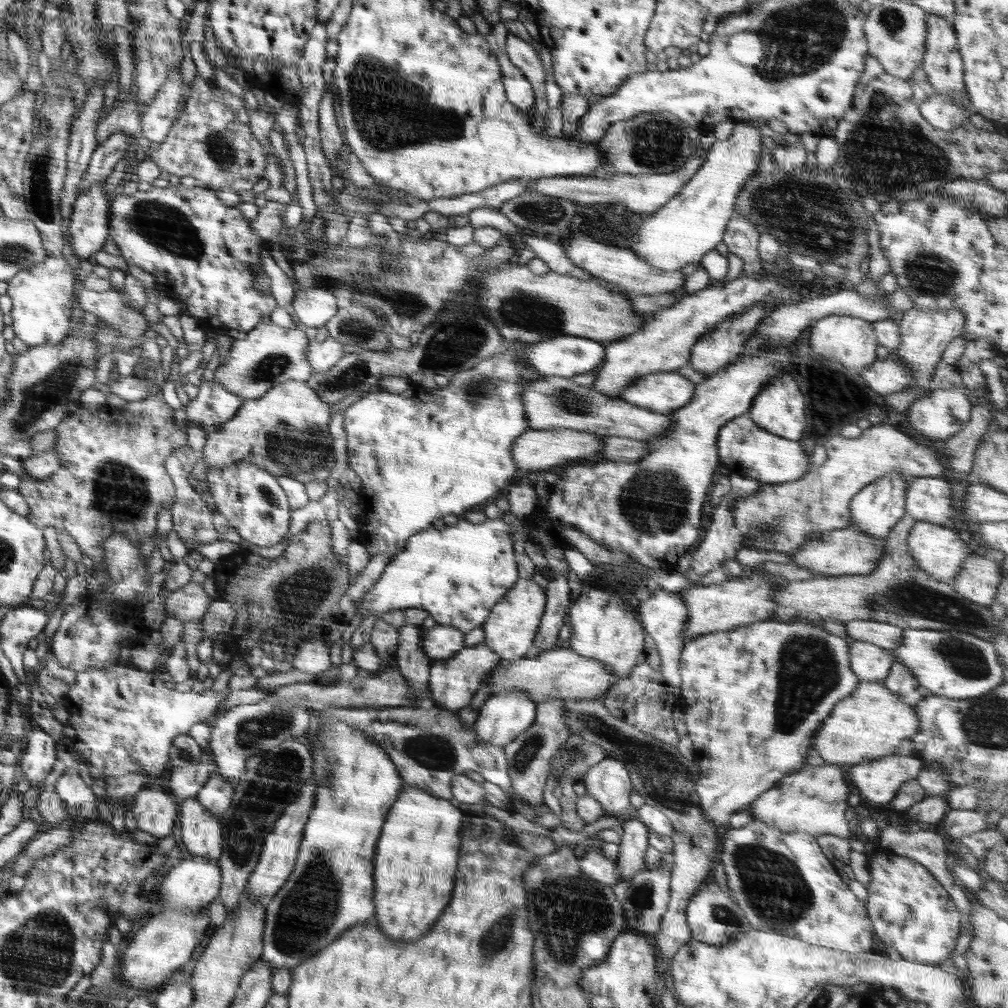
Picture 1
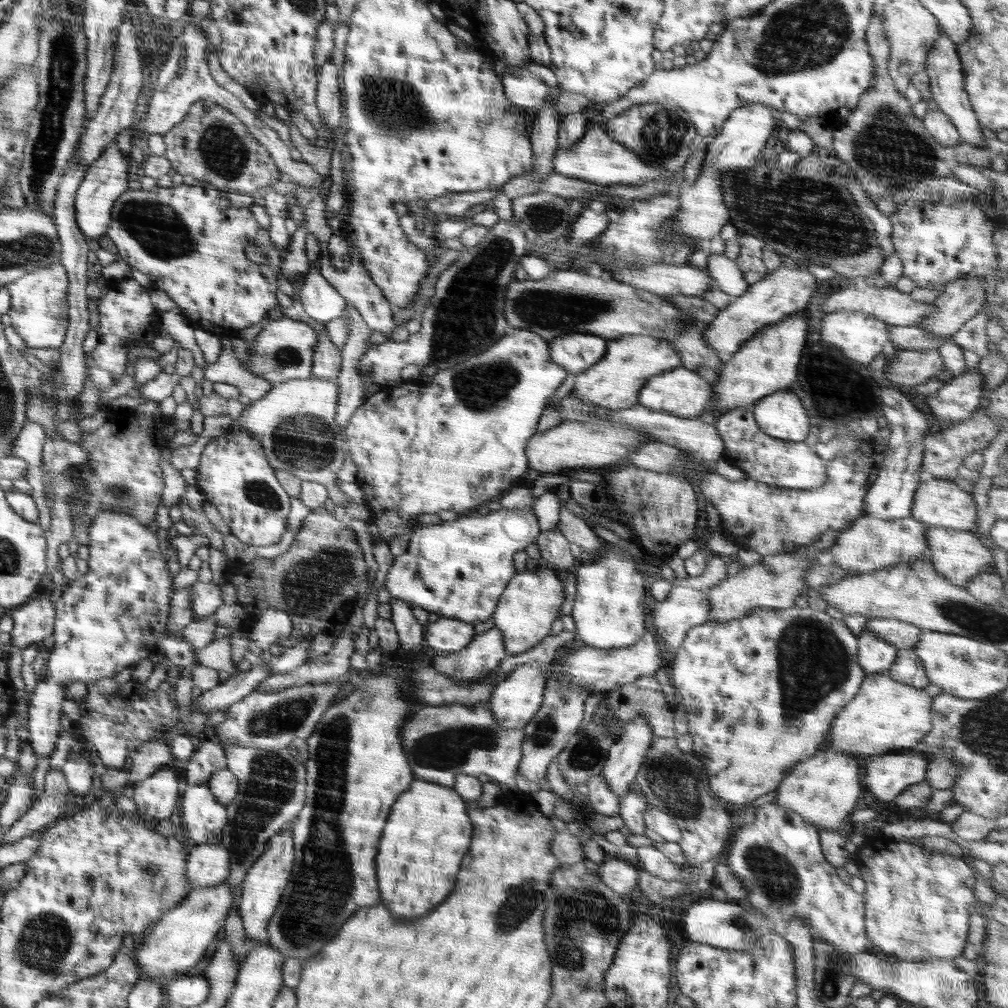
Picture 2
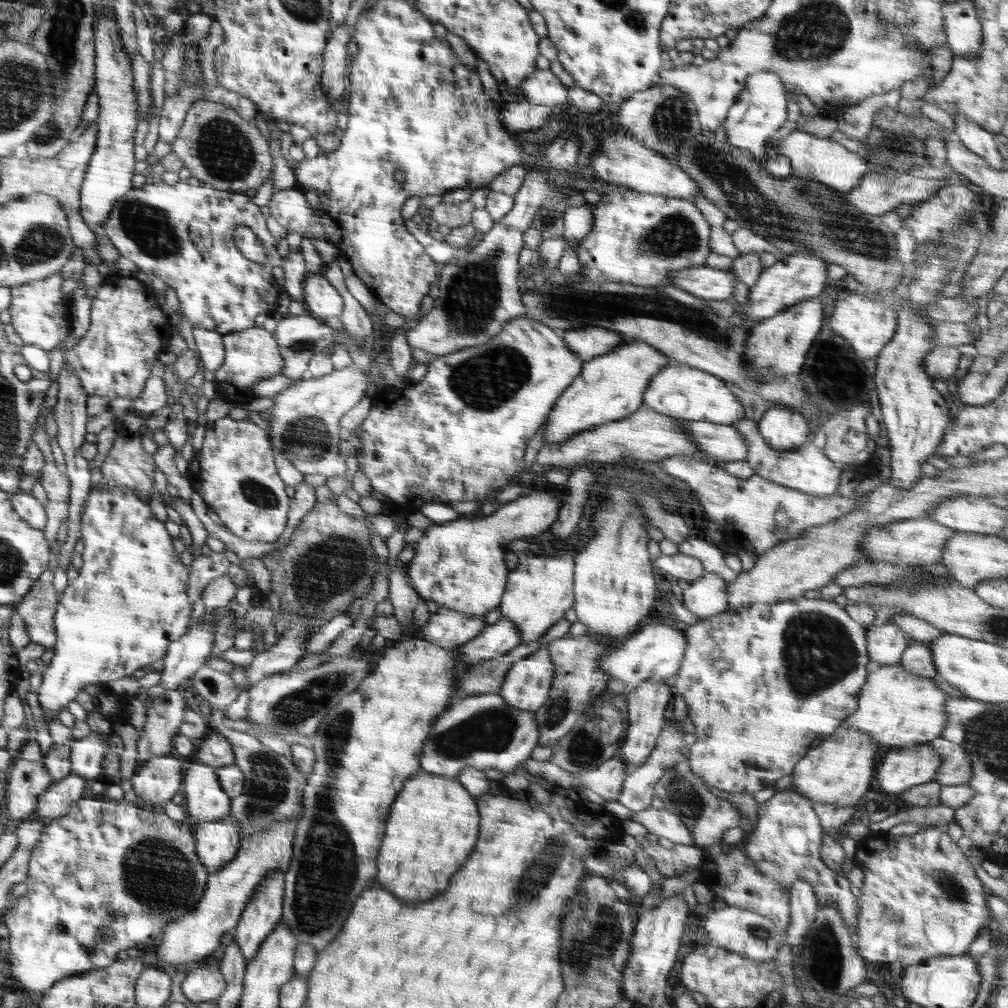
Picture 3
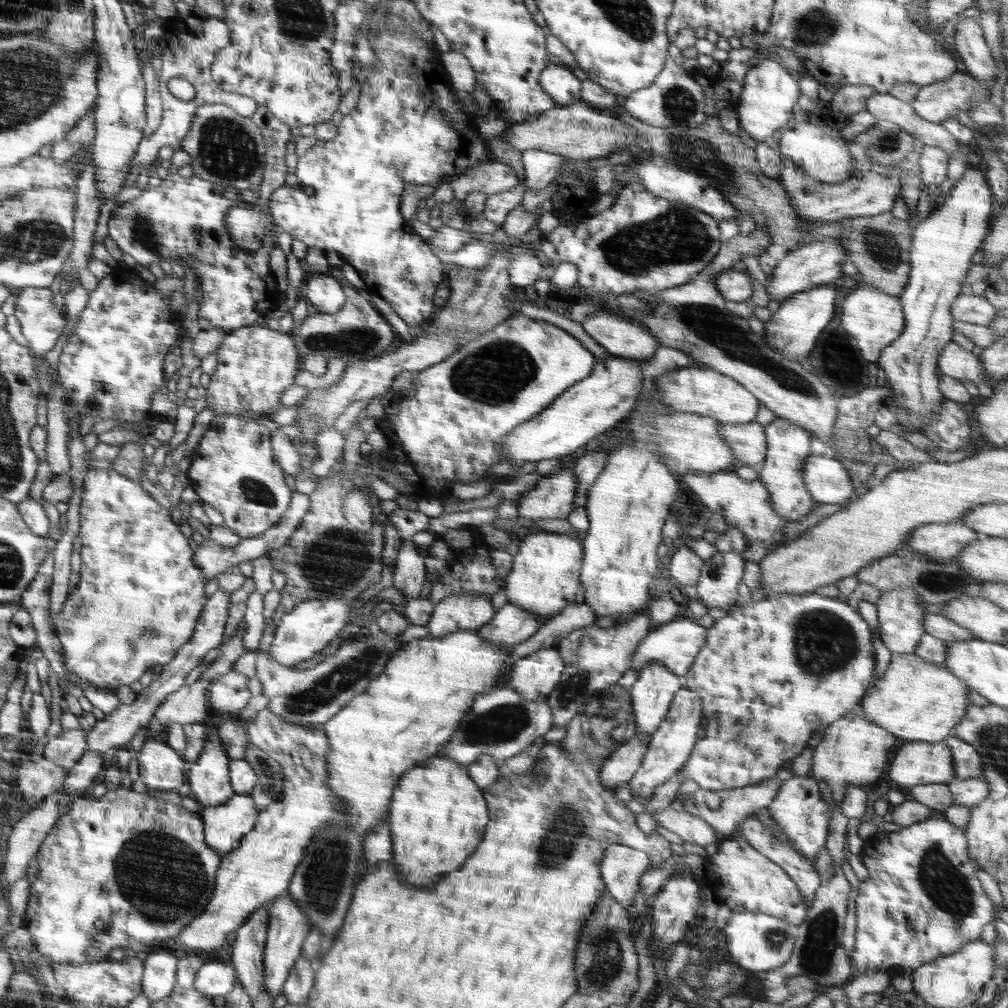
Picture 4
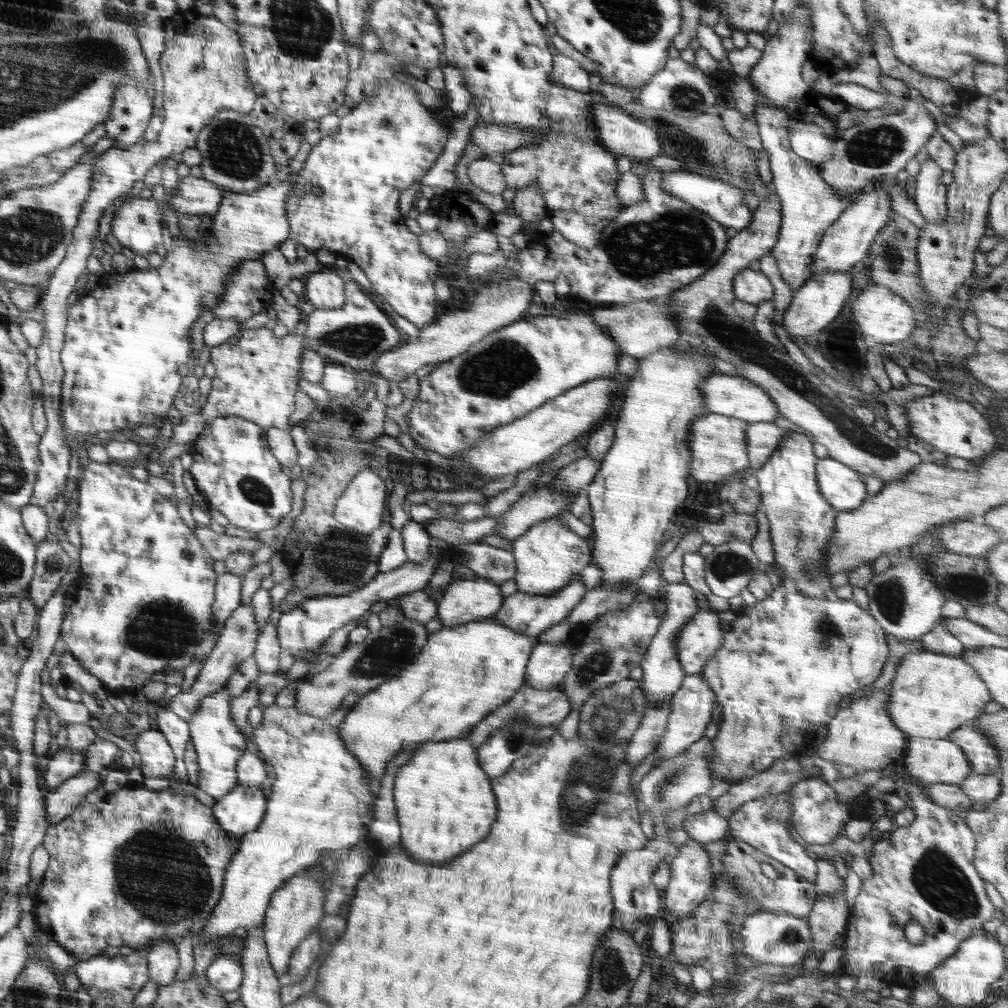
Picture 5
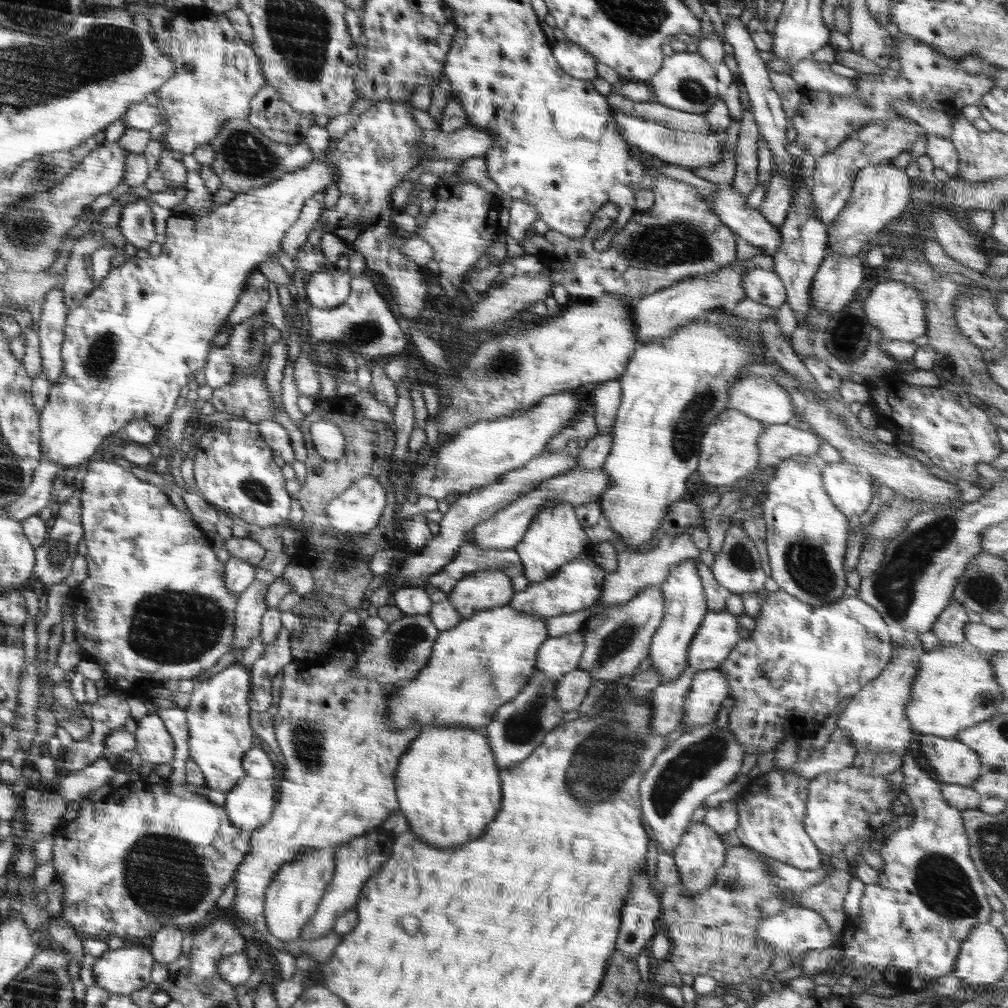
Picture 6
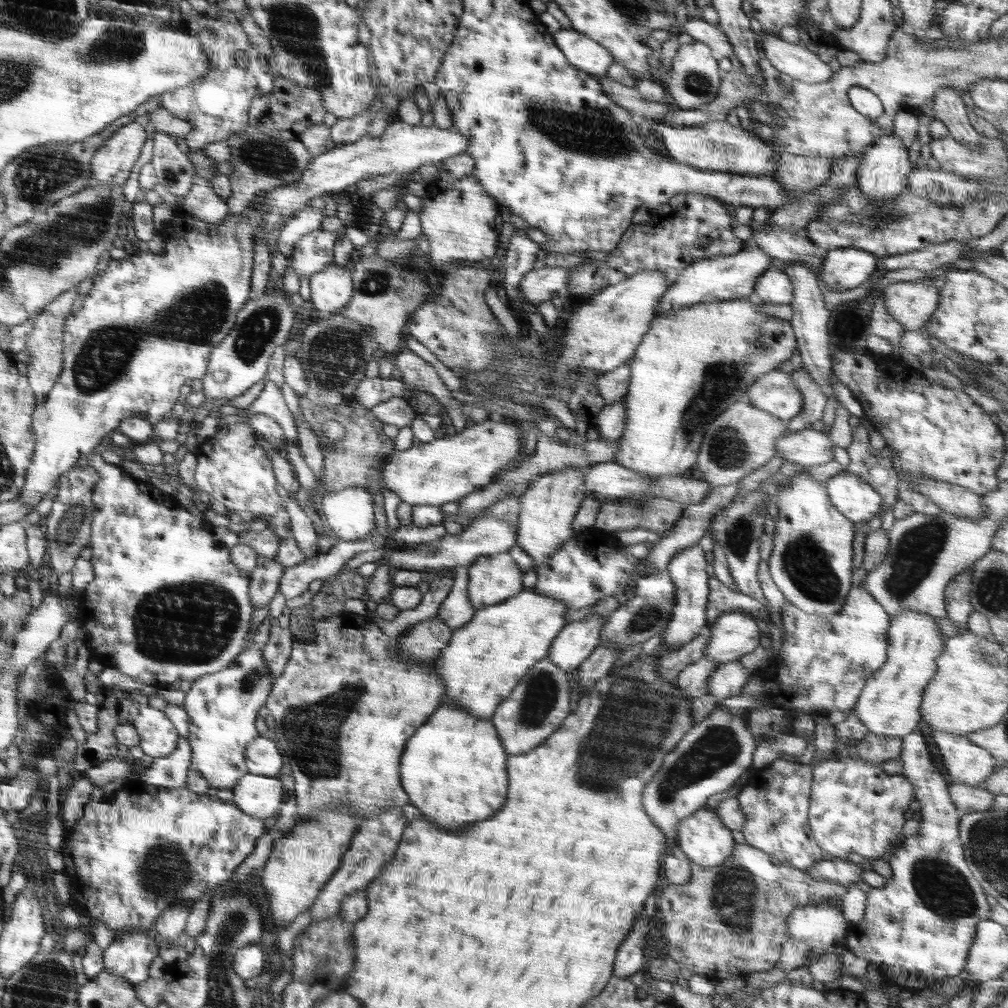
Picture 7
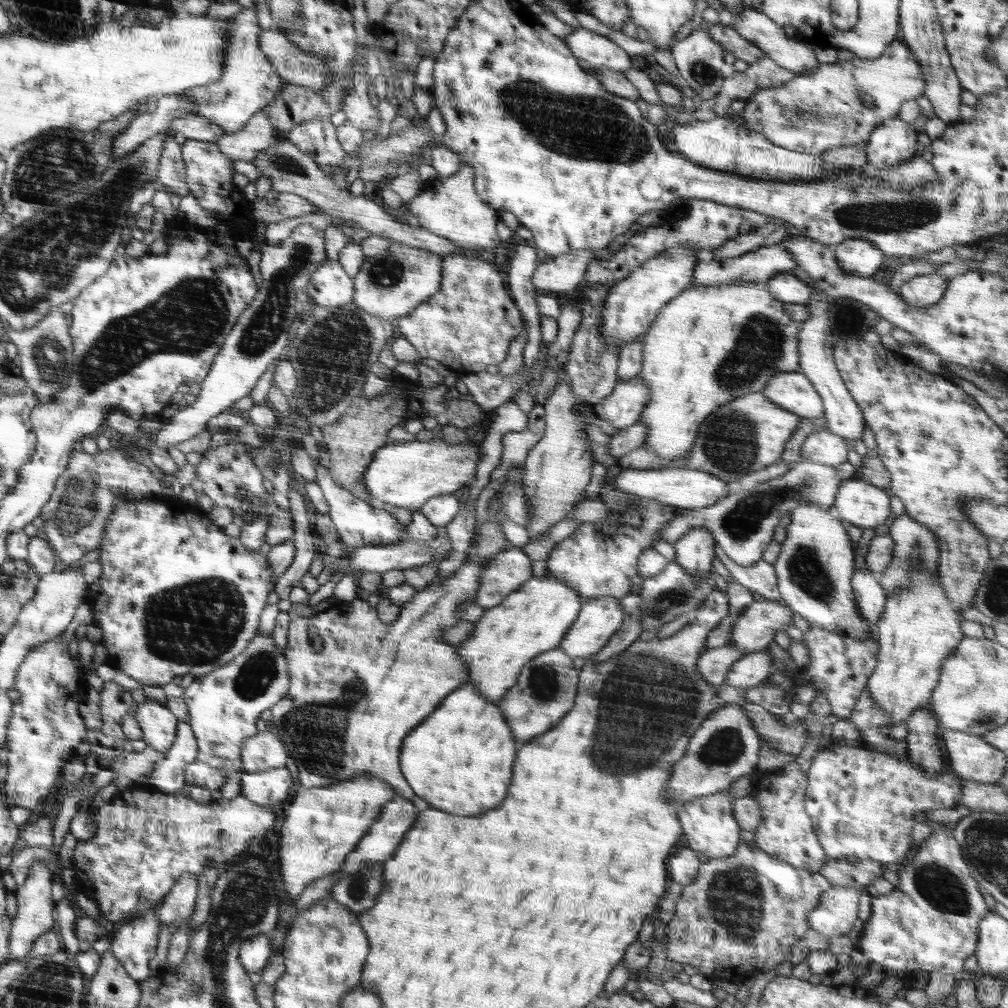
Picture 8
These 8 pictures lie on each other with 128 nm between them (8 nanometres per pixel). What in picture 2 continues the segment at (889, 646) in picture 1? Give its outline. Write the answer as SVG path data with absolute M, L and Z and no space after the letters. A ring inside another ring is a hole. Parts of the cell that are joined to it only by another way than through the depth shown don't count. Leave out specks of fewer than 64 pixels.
M897 618L870 619L865 624L864 630L871 630L878 638L890 643L896 649L913 649L923 631L909 622Z

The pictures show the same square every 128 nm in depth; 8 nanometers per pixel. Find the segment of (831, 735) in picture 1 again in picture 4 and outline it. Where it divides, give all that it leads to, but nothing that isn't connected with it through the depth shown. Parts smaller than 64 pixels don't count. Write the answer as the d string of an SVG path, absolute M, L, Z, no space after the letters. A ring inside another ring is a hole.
M913 652L909 654L892 653L888 670L882 674L882 678L876 682L876 685L869 686L859 706L866 720L889 731L899 739L898 747L908 741L938 742L950 737L953 728L958 726L962 718L966 716L967 706L972 705L968 699L969 691L970 687L952 675L944 663L934 665L934 663L922 661Z

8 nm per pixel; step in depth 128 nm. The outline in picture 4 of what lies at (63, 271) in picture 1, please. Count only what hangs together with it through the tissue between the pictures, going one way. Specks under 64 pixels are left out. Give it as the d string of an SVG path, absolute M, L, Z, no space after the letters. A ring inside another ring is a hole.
M24 287L19 289L15 301L13 317L20 322L30 348L41 357L54 348L64 329L61 310L52 304L55 292L54 287Z

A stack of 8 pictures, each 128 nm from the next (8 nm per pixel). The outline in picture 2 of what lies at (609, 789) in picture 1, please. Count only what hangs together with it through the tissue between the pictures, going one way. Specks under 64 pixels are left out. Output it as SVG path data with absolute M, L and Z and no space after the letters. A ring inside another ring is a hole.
M636 717L634 721L625 723L624 733L609 748L601 776L606 780L612 795L616 795L619 801L622 801L630 790L630 784L634 782L645 754L655 738L650 723L646 723L646 719L642 717Z

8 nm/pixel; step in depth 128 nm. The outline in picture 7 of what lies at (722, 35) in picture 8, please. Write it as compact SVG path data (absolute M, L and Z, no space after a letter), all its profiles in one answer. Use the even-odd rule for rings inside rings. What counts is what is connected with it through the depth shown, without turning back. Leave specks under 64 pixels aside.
M699 15L687 20L681 30L684 34L692 36L694 40L706 43L717 61L733 54L731 44L727 41L727 36L721 31L721 28Z

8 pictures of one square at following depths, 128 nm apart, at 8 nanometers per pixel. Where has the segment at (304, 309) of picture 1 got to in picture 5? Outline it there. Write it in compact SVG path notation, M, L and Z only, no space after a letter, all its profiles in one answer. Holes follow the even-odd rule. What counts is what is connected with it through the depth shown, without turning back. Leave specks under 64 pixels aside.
M340 271L311 273L303 279L305 294L303 301L306 308L339 308L345 301L346 276Z

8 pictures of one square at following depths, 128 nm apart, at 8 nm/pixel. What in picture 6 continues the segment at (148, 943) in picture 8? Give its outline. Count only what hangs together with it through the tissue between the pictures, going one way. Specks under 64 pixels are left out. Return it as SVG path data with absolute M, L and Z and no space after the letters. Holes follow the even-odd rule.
M142 944L108 949L92 965L95 984L112 994L131 996L151 983L154 961L152 951Z

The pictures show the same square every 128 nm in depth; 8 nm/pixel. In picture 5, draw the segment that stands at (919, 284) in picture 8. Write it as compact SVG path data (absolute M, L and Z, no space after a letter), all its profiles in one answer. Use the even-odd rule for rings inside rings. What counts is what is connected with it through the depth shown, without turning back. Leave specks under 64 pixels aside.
M868 283L868 288L858 293L856 300L852 302L852 314L867 348L908 339L913 330L917 329L917 312L905 299L880 284Z

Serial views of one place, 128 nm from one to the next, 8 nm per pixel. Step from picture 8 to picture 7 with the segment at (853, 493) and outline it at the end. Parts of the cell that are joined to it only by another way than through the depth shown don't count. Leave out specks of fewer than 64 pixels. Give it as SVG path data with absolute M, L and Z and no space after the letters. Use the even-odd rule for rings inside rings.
M848 470L830 477L823 485L831 503L853 523L869 521L881 511L883 500L878 491Z

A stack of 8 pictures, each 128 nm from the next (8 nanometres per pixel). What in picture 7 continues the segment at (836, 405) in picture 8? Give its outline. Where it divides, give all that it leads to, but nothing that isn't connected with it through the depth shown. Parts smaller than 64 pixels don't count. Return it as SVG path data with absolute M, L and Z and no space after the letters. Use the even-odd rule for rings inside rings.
M786 262L783 270L793 284L793 297L790 307L794 309L794 316L789 321L795 332L797 349L800 351L802 362L807 373L816 381L828 398L836 398L833 386L829 383L829 376L833 372L832 349L829 347L828 318L830 311L826 309L821 292L820 282L815 272L804 263Z

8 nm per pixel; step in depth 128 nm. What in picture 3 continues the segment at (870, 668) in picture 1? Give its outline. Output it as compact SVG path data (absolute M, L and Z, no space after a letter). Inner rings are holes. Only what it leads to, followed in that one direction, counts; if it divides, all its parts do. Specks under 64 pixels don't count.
M891 618L886 625L869 626L866 631L870 662L881 666L898 664L904 650L912 644L907 634L895 622L891 622Z

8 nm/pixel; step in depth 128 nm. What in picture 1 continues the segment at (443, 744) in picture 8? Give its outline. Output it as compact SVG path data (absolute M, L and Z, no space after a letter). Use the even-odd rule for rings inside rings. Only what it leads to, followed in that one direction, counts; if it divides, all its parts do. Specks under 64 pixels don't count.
M416 786L400 792L398 800L390 807L377 840L373 860L374 890L376 890L373 920L386 937L396 942L418 940L422 934L426 934L426 930L430 930L430 926L434 926L442 910L448 906L450 894L454 890L454 874L460 854L461 839L458 832L463 815L464 812L459 807L452 806L450 800L436 798L434 794L428 794Z

